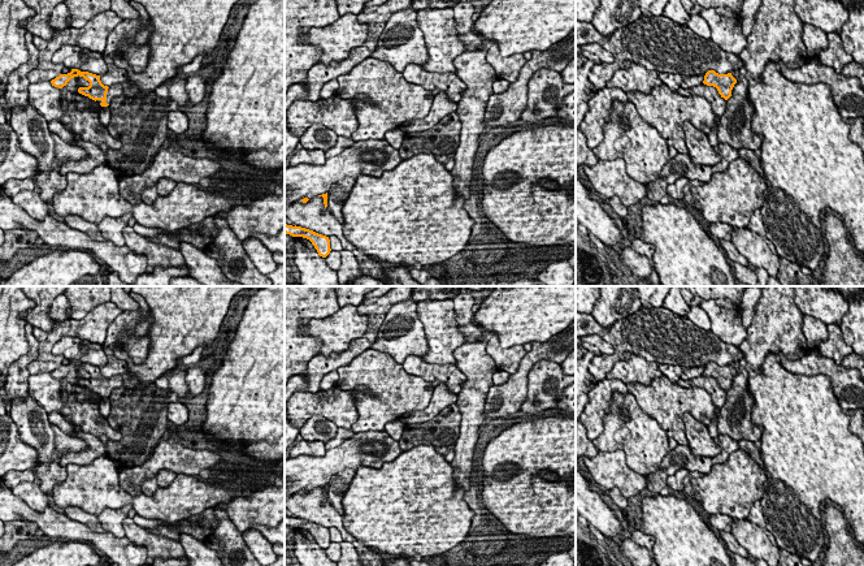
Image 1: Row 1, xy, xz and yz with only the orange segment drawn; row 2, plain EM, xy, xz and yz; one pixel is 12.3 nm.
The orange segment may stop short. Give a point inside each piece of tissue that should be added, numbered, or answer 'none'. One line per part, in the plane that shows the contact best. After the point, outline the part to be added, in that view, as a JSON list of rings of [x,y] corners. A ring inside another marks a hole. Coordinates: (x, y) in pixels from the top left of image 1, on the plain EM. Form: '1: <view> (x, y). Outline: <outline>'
1: xy (116, 381). Outline: [[[116,375],[109,377],[108,384],[107,384],[107,396],[110,396],[113,389],[121,388],[122,383],[123,383],[123,377],[122,375]]]

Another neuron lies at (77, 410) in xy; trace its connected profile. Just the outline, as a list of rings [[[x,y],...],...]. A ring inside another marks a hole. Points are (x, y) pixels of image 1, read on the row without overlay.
[[[83,368],[71,370],[62,381],[61,401],[62,409],[60,415],[64,416],[71,425],[78,425],[82,432],[99,436],[107,436],[112,441],[120,441],[122,433],[113,429],[107,418],[100,414],[99,402],[92,402],[82,394],[69,394],[68,385],[79,385],[79,379],[88,379],[90,373]]]

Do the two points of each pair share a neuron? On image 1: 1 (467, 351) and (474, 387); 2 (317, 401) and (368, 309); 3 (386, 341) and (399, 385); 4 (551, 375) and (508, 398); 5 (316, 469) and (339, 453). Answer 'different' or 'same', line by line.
1: same
2: different
3: different
4: different
5: same

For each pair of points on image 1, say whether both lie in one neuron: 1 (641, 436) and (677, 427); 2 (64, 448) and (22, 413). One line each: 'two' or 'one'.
1: two
2: two

